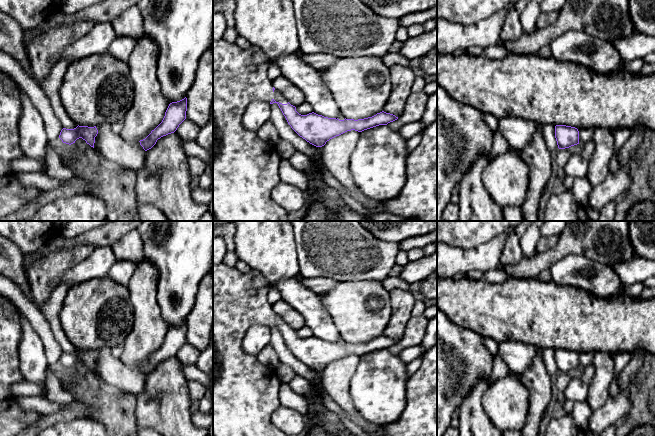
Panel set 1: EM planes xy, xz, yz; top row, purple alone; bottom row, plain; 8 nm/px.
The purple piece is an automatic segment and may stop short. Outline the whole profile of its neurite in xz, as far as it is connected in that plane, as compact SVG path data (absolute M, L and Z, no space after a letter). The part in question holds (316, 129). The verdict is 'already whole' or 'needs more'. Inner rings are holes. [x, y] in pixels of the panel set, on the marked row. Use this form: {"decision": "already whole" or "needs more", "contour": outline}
{"decision": "needs more", "contour": "M225 39L213 40L213 214L216 221L287 221L287 212L271 197L273 188L280 182L281 156L272 143L263 141L257 132L246 129L242 122L247 106L253 101L277 103L291 128L303 139L316 147L322 147L330 139L347 131L364 130L387 125L398 119L384 111L364 119L328 118L314 112L301 115L274 87L268 78L270 62L263 51L255 45L241 49L235 42Z"}

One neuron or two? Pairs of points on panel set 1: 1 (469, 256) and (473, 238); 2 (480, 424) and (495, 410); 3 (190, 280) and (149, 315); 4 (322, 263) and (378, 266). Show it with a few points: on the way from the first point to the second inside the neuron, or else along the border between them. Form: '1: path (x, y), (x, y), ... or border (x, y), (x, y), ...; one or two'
1: border (492, 238), (470, 248), (461, 248), (448, 244); two
2: border (483, 393), (482, 407), (485, 414), (495, 425); two
3: border (157, 283), (157, 303), (160, 314), (169, 327); two
4: path (336, 263), (364, 263); one

